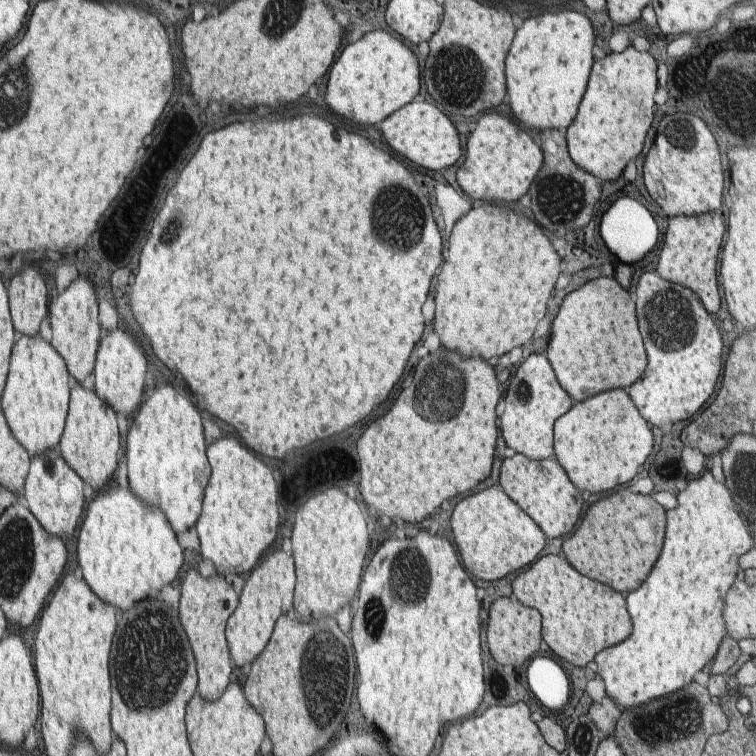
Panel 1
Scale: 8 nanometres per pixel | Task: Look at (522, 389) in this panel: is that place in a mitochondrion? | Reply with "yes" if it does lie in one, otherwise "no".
yes

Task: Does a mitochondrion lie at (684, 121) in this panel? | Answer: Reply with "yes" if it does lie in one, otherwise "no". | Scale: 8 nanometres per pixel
yes

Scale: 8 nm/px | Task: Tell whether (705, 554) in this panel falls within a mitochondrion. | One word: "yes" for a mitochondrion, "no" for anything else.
no

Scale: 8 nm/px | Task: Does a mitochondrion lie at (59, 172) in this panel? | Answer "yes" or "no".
no

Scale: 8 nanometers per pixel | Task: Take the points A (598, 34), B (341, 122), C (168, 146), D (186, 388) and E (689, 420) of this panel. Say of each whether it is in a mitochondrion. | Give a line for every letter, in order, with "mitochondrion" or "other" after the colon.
A: other
B: other
C: other
D: other
E: other

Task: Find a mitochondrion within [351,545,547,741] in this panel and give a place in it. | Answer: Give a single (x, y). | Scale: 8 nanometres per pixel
(372, 612)

